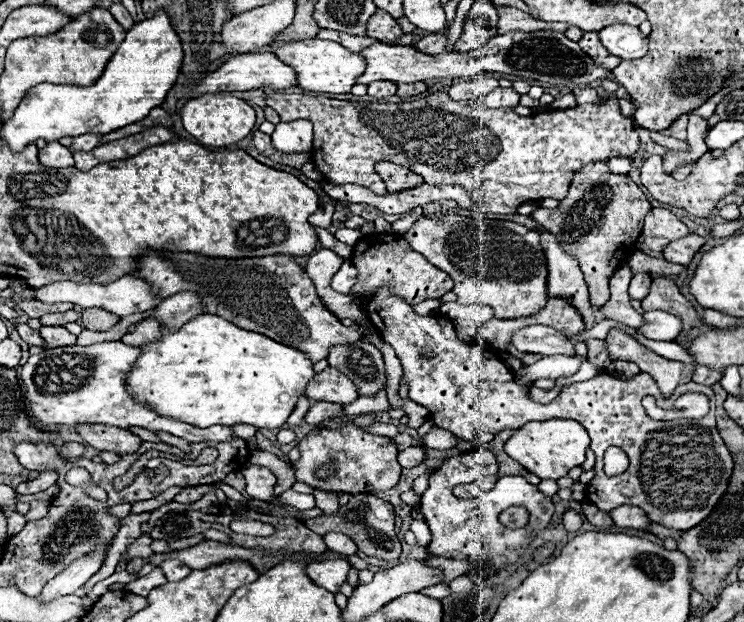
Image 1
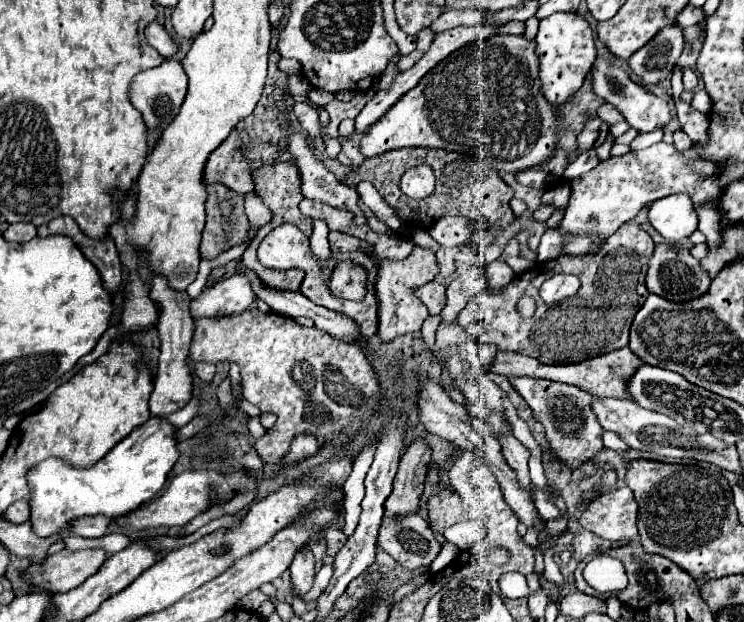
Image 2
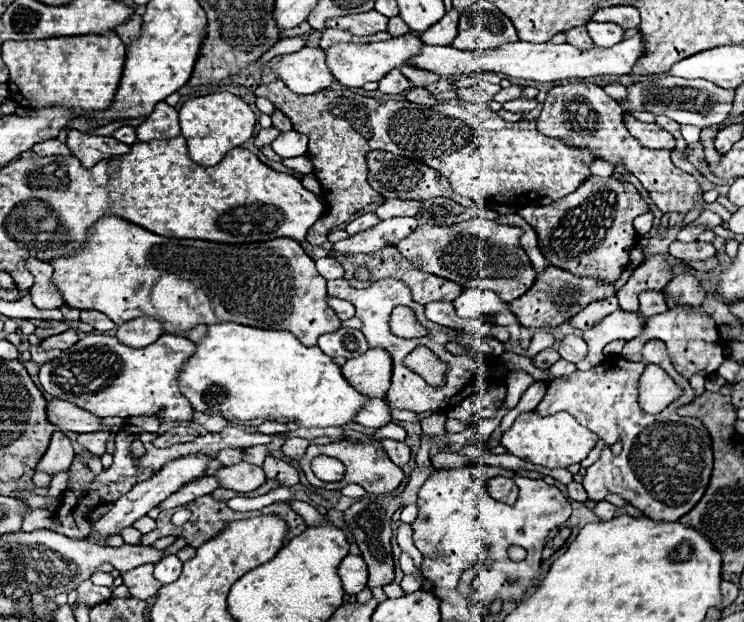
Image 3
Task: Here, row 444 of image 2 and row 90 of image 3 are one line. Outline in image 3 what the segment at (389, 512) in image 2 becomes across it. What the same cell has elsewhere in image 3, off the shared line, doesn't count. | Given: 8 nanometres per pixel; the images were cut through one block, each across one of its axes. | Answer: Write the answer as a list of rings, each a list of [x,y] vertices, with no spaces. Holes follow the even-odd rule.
[[[412,86],[412,88],[406,92],[406,100],[408,100],[408,102],[416,102],[416,104],[426,104],[426,106],[438,102],[426,88],[418,88],[418,86]]]

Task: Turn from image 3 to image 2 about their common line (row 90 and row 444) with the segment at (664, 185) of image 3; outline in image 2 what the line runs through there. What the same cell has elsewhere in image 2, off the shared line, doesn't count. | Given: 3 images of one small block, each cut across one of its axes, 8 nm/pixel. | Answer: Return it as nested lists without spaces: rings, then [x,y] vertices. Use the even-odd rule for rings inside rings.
[[[510,378],[510,382],[528,402],[534,412],[534,418],[546,428],[546,440],[550,444],[550,450],[560,462],[570,468],[578,468],[580,464],[592,460],[604,448],[604,428],[598,424],[598,418],[594,418],[594,412],[590,408],[590,394],[570,384],[540,378]]]

